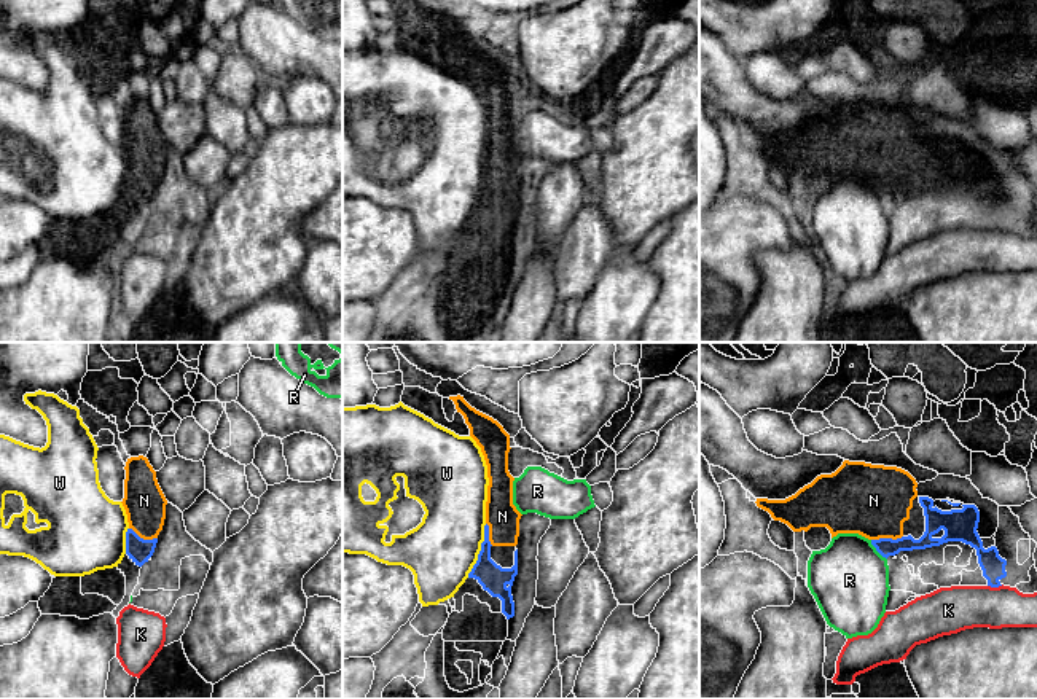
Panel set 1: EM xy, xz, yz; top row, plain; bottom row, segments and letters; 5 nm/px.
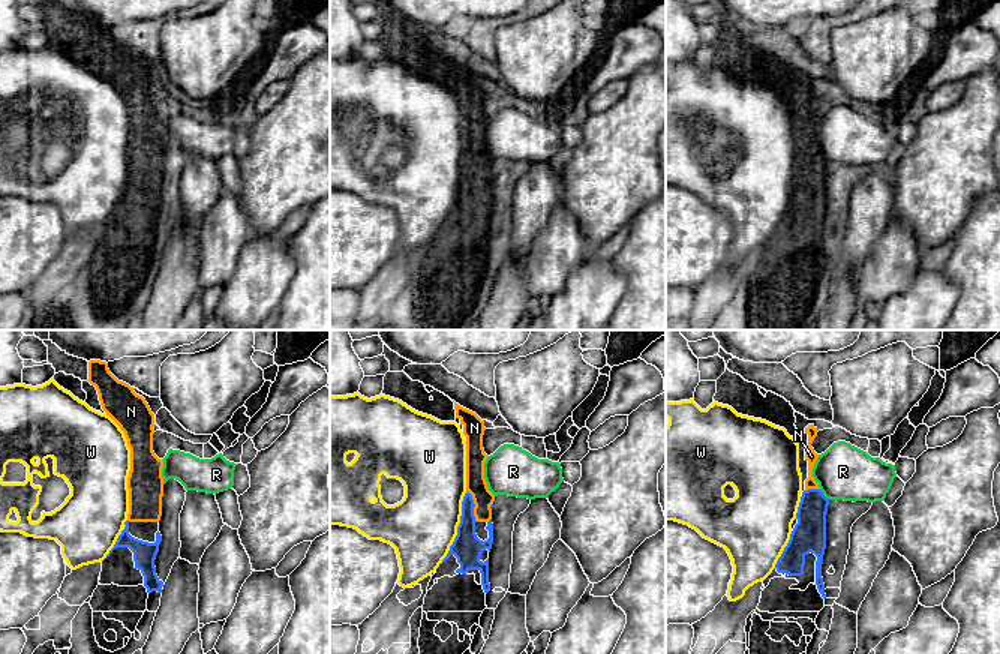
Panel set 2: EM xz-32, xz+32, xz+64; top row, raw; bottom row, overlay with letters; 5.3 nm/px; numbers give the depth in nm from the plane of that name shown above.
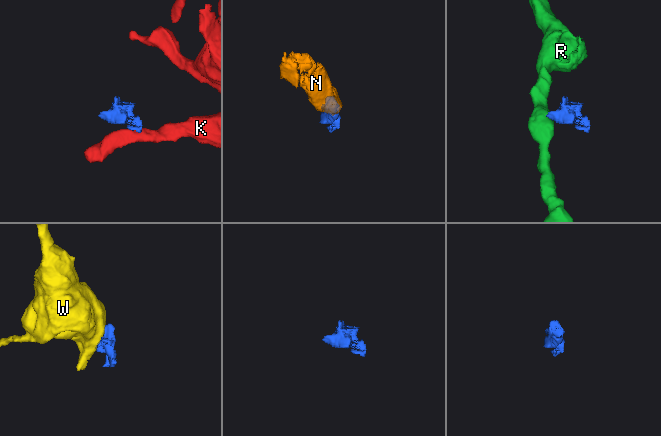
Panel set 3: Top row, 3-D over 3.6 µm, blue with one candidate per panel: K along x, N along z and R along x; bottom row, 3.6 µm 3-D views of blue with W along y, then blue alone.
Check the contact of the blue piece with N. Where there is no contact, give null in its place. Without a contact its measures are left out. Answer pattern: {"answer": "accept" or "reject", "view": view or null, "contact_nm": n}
{"answer": "accept", "view": "yz", "contact_nm": 160}

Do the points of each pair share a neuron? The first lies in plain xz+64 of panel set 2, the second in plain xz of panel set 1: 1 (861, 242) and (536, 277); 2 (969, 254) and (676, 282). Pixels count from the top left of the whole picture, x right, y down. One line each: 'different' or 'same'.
1: different
2: same

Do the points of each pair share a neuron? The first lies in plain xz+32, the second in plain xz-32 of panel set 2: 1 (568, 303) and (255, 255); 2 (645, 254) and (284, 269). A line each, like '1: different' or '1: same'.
1: same
2: different

